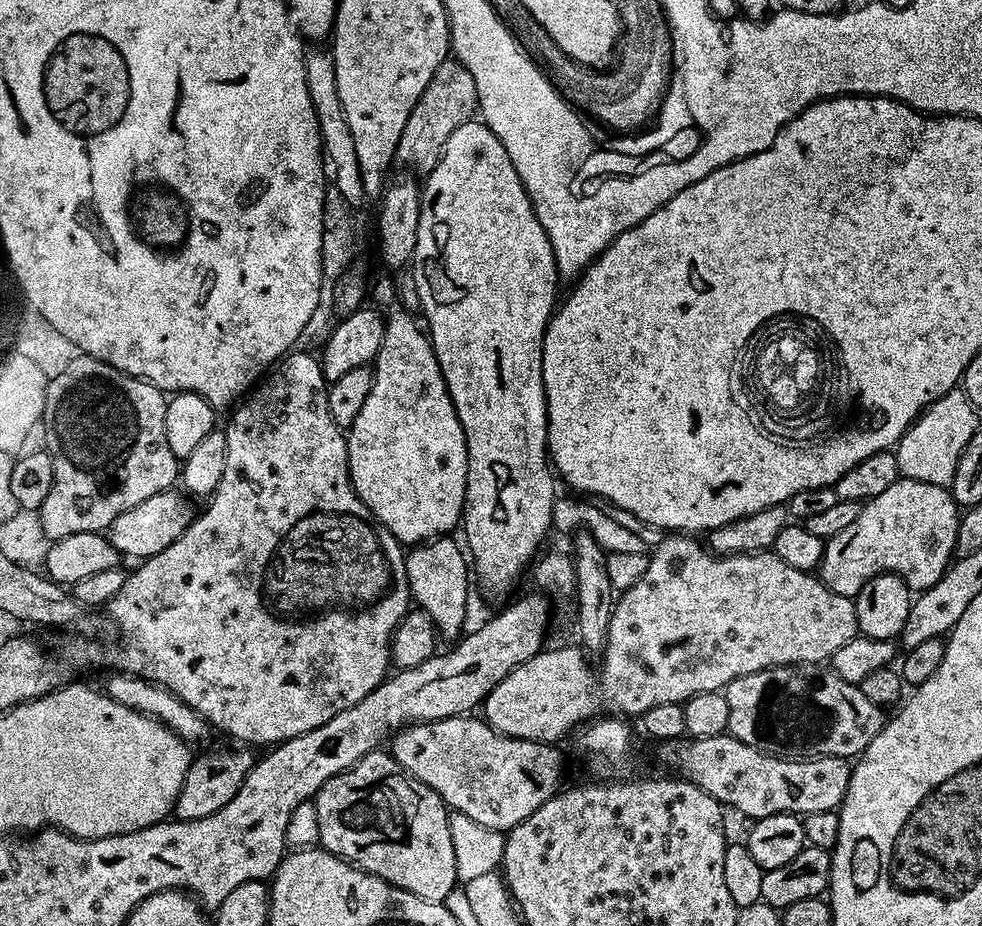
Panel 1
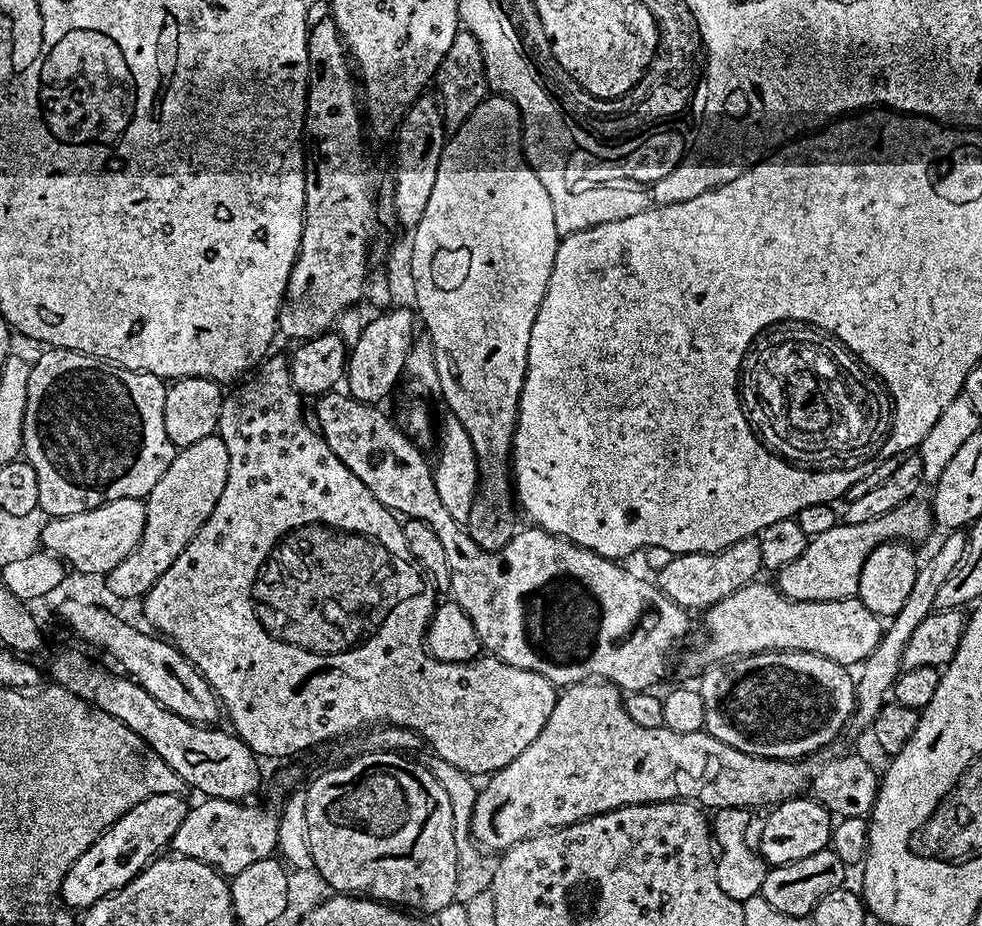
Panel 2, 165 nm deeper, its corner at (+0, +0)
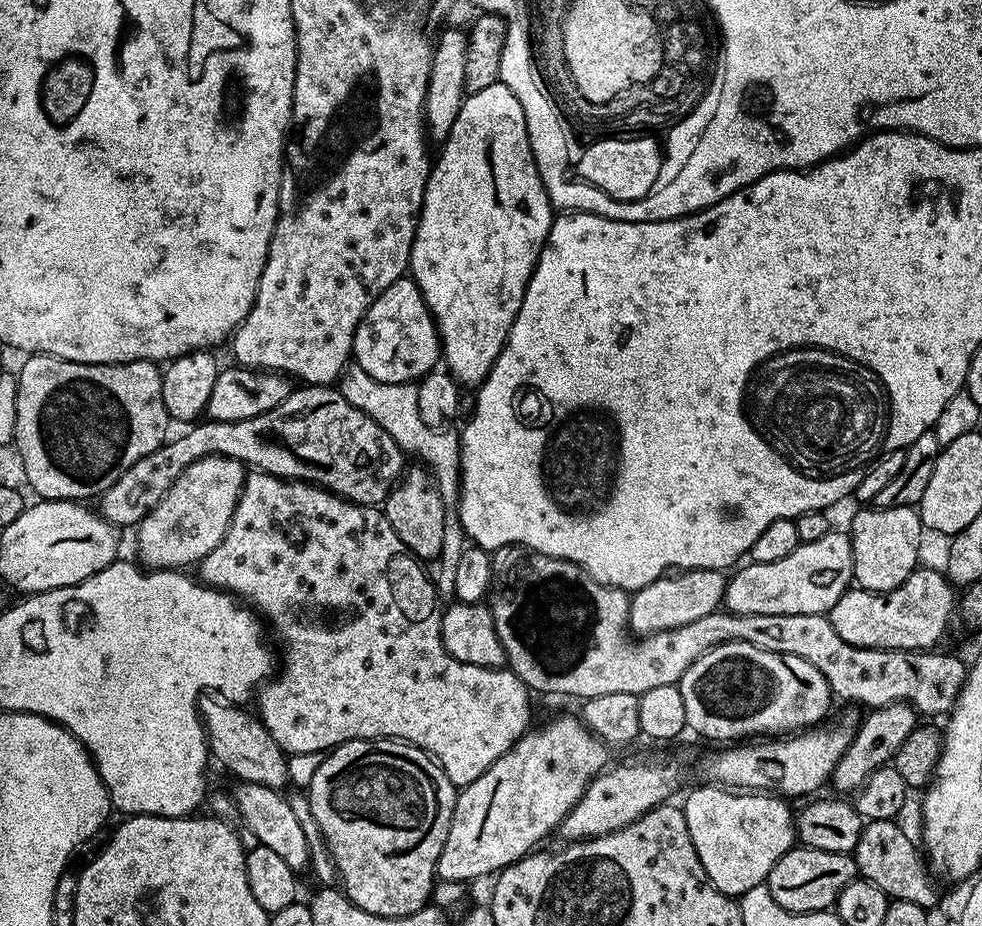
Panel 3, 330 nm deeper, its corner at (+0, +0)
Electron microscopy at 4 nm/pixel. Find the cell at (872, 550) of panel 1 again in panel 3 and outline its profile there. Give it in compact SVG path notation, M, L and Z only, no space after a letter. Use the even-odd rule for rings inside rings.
M829 530L822 538L818 538L818 542L800 543L794 550L794 554L786 554L786 558L778 558L778 562L766 562L765 564L745 563L741 572L733 571L731 573L728 589L724 591L723 607L729 612L737 612L738 614L827 614L838 602L838 598L842 598L842 594L847 592L853 583L852 574L852 538L847 531L836 532Z

